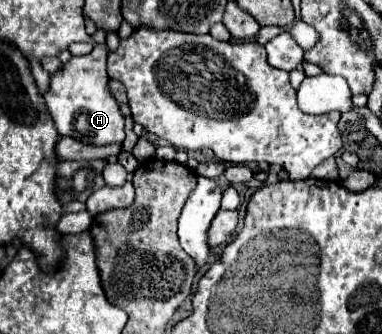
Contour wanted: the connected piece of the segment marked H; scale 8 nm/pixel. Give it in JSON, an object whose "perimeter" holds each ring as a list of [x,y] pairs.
{"perimeter":[[[97,45],[89,55],[71,57],[51,75],[49,89],[45,93],[47,109],[61,135],[79,139],[87,145],[109,145],[123,143],[125,139],[125,117],[121,115],[119,103],[109,91],[107,75],[107,45]]]}

